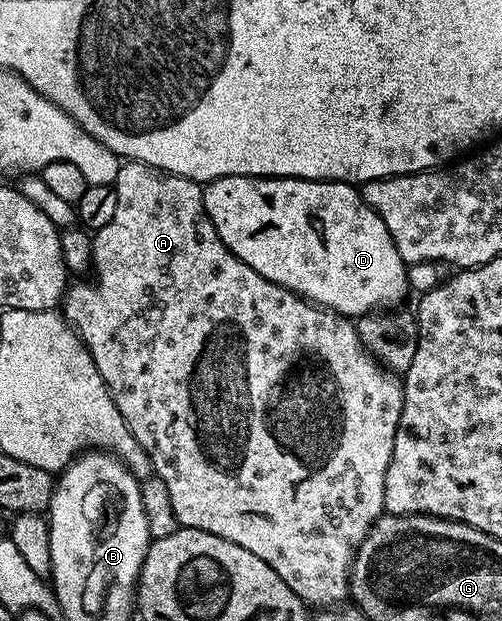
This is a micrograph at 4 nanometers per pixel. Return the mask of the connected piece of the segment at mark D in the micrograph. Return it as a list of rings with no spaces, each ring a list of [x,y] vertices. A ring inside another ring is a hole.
[[[226,174],[223,178],[212,178],[210,182],[203,186],[203,203],[205,212],[217,228],[217,236],[226,246],[236,254],[249,268],[253,268],[265,280],[275,282],[278,286],[283,286],[291,290],[301,298],[306,298],[308,302],[322,306],[324,310],[334,310],[335,313],[344,315],[352,320],[372,312],[383,312],[388,308],[395,308],[407,294],[407,270],[408,263],[401,260],[401,252],[397,252],[397,246],[389,236],[385,228],[385,222],[365,204],[362,193],[350,182],[329,182],[326,180],[316,180],[314,178],[269,178],[266,176],[252,176],[249,174]]]

